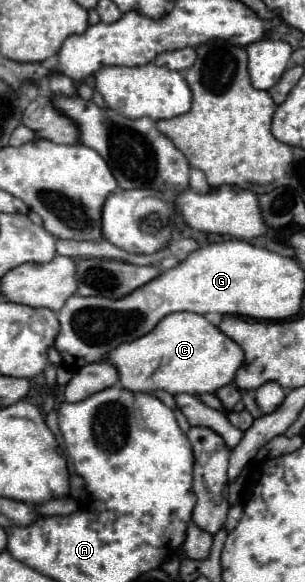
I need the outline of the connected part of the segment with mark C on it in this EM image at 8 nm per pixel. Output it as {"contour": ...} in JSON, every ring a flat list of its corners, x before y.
{"contour":[[175,312,165,316,149,334,135,342,123,342,105,354,105,362,117,368,119,382,131,392,165,390,169,394,205,394,229,384,243,364,243,350,207,322,201,314]]}

